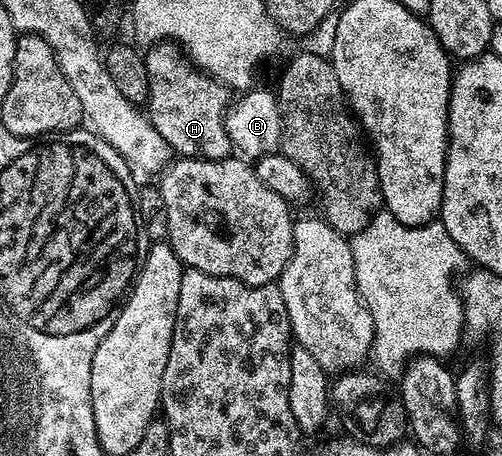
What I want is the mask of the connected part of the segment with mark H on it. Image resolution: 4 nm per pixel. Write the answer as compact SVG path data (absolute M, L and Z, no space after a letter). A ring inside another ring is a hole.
M159 42L144 52L147 68L147 98L144 103L152 126L168 142L171 153L191 160L224 160L231 155L226 133L228 89L212 76L207 76L172 42Z

